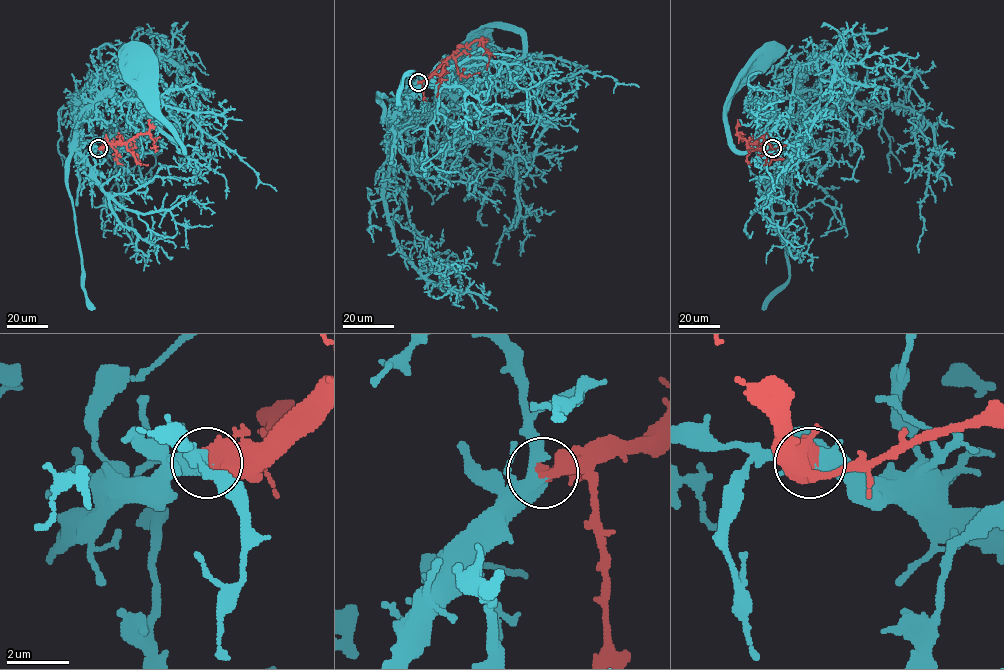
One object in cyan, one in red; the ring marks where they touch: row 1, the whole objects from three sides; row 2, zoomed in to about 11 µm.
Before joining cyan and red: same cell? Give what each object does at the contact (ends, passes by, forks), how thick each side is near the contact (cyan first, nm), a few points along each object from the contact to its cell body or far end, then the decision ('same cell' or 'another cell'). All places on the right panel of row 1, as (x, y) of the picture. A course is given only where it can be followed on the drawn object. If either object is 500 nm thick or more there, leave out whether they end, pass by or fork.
calibres 360 and 650 nm; course cyan (772, 148), (793, 156), (803, 141), (797, 94), (776, 103), (747, 150), (726, 114), (732, 89), (765, 59); course red (772, 148), (767, 144), (749, 143), (737, 133), (748, 146), (762, 148); same cell

